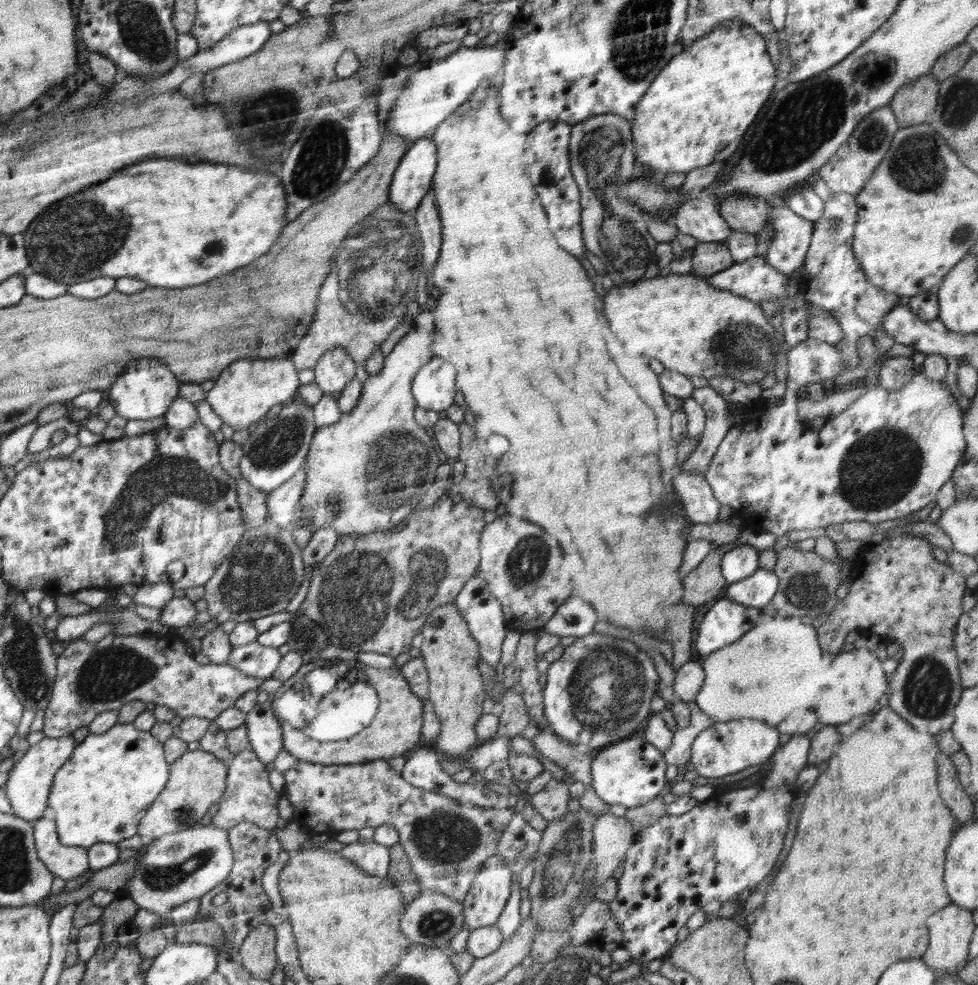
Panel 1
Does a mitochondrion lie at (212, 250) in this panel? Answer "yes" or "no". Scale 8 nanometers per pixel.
yes

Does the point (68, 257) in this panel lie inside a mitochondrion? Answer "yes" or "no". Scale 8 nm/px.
yes

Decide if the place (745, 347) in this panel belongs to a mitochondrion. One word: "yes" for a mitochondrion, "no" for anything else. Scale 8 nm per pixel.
yes

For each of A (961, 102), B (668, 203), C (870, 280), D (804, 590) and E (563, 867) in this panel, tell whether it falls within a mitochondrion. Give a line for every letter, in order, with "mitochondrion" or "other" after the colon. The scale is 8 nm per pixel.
A: mitochondrion
B: other
C: other
D: mitochondrion
E: mitochondrion

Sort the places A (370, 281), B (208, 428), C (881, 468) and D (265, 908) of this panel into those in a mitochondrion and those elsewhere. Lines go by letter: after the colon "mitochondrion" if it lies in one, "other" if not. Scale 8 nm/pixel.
A: mitochondrion
B: other
C: mitochondrion
D: other

